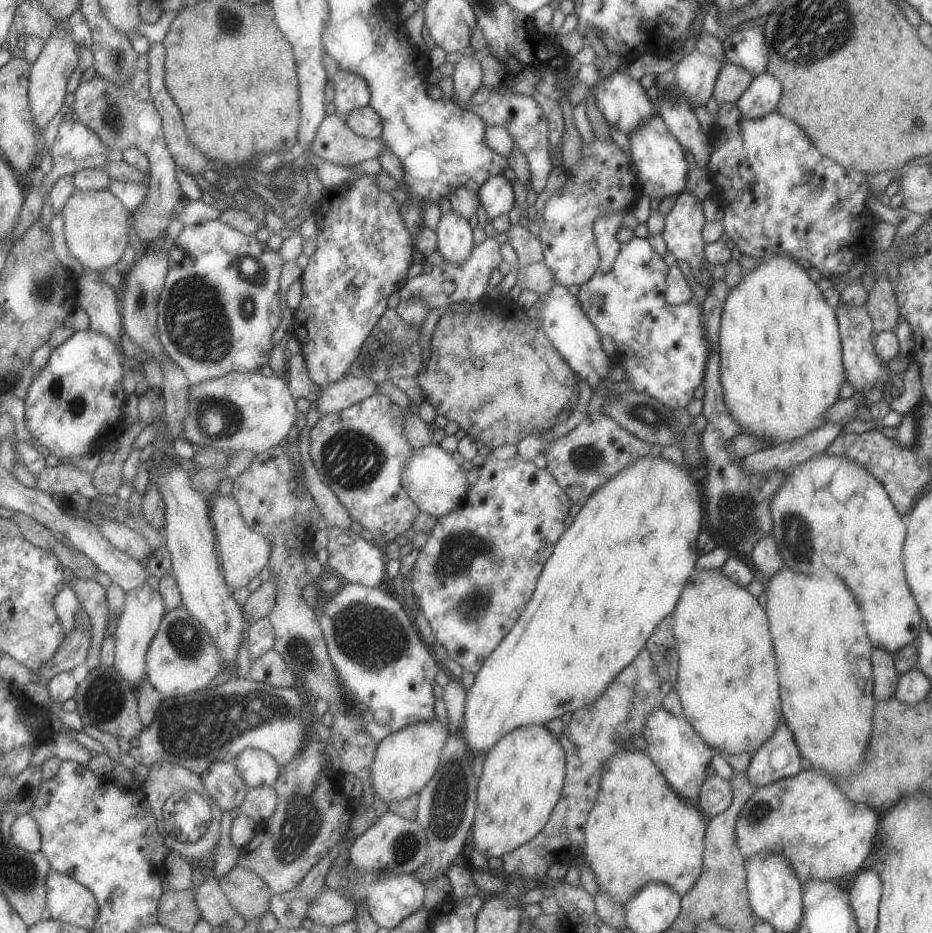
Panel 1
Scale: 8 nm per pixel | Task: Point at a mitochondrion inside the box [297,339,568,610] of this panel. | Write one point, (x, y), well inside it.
(351, 458)

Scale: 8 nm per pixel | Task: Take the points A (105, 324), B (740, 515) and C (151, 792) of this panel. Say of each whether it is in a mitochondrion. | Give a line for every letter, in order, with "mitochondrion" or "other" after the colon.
A: other
B: mitochondrion
C: other

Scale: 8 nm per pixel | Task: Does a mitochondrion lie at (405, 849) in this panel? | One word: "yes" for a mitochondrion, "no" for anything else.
yes

